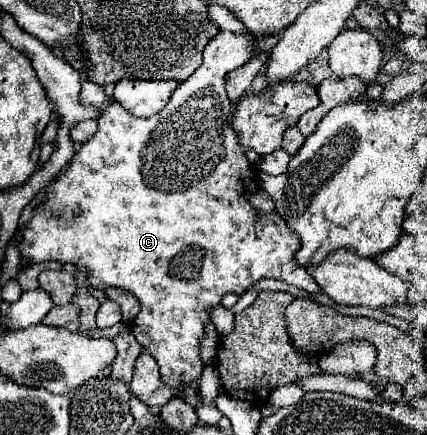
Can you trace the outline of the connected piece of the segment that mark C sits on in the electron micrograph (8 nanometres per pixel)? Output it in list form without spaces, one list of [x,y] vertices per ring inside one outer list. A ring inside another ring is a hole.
[[[219,32],[215,38],[211,38],[207,42],[209,46],[205,46],[203,50],[203,62],[201,66],[195,70],[195,74],[191,74],[185,82],[181,82],[177,86],[177,90],[173,92],[173,98],[169,100],[169,104],[163,108],[161,114],[153,116],[153,118],[137,118],[129,112],[125,112],[125,108],[121,108],[117,102],[111,102],[101,118],[97,120],[99,124],[99,132],[97,136],[93,136],[91,140],[83,142],[83,146],[75,152],[69,168],[53,182],[53,186],[49,186],[47,196],[43,200],[43,204],[35,210],[35,216],[31,218],[31,222],[25,226],[23,230],[23,242],[21,242],[21,256],[33,260],[33,262],[45,262],[45,260],[57,260],[57,262],[71,262],[77,264],[81,268],[89,270],[89,282],[97,288],[97,290],[107,290],[107,288],[123,288],[125,292],[129,292],[133,298],[139,300],[141,310],[139,310],[139,318],[133,320],[131,330],[137,338],[137,342],[157,360],[159,368],[161,368],[161,380],[175,390],[175,396],[181,394],[181,388],[189,386],[193,380],[197,380],[203,372],[203,360],[201,360],[201,340],[205,336],[205,326],[211,322],[209,312],[213,308],[217,308],[221,304],[221,298],[227,292],[235,292],[235,294],[243,294],[247,288],[251,288],[257,280],[261,278],[277,278],[277,280],[285,280],[287,284],[293,284],[305,292],[321,292],[321,288],[317,286],[317,282],[313,282],[313,278],[309,278],[309,272],[303,270],[301,266],[293,266],[293,250],[297,250],[297,238],[293,238],[293,234],[289,234],[285,230],[285,222],[281,222],[281,216],[277,212],[259,212],[249,198],[255,192],[261,192],[259,186],[259,178],[255,178],[255,170],[251,168],[247,156],[245,156],[245,146],[241,146],[237,132],[231,128],[229,124],[229,114],[231,114],[231,102],[229,96],[225,92],[223,86],[223,78],[227,72],[231,72],[233,68],[239,68],[241,64],[245,64],[245,60],[249,60],[255,54],[255,36],[249,38],[241,38],[237,34],[231,32]]]

